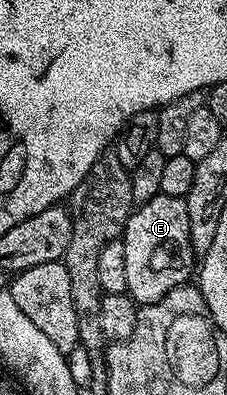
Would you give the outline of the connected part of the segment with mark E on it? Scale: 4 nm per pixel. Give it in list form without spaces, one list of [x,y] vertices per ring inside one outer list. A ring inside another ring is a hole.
[[[160,193],[147,202],[138,203],[127,217],[121,240],[125,244],[127,293],[139,306],[161,300],[173,292],[173,288],[184,285],[196,269],[197,255],[189,240],[189,208],[182,198]]]

